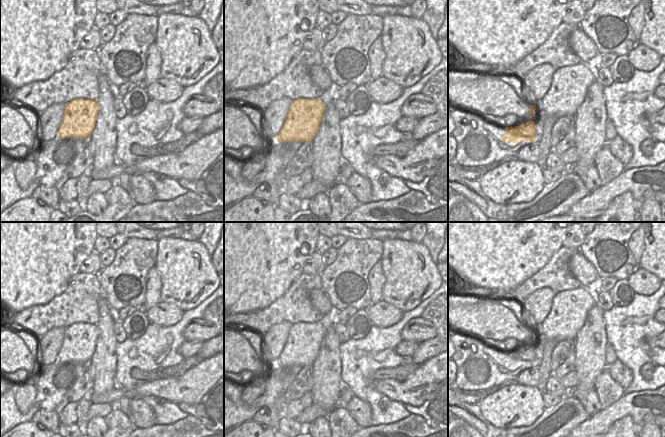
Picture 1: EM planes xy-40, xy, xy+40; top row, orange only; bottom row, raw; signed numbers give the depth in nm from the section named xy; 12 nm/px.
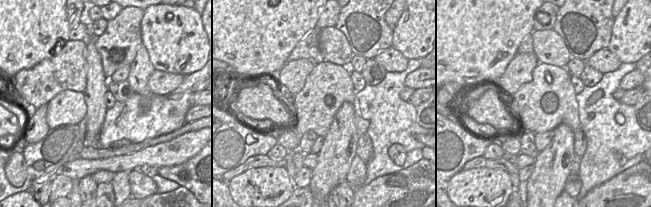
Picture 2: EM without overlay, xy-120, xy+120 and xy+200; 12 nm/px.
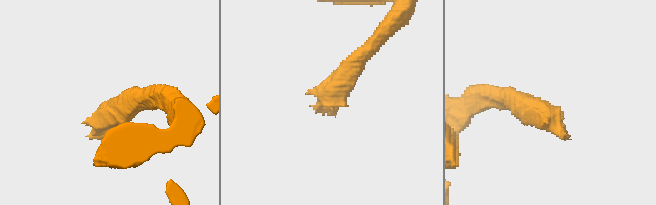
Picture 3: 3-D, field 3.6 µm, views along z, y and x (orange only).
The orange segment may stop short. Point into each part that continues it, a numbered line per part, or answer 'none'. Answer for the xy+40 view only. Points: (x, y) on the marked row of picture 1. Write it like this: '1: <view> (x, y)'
1: xy+40 (567, 91)

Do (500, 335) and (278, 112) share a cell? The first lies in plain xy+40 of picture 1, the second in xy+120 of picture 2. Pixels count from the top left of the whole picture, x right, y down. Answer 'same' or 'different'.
same

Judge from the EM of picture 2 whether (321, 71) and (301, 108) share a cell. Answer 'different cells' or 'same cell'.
same cell

